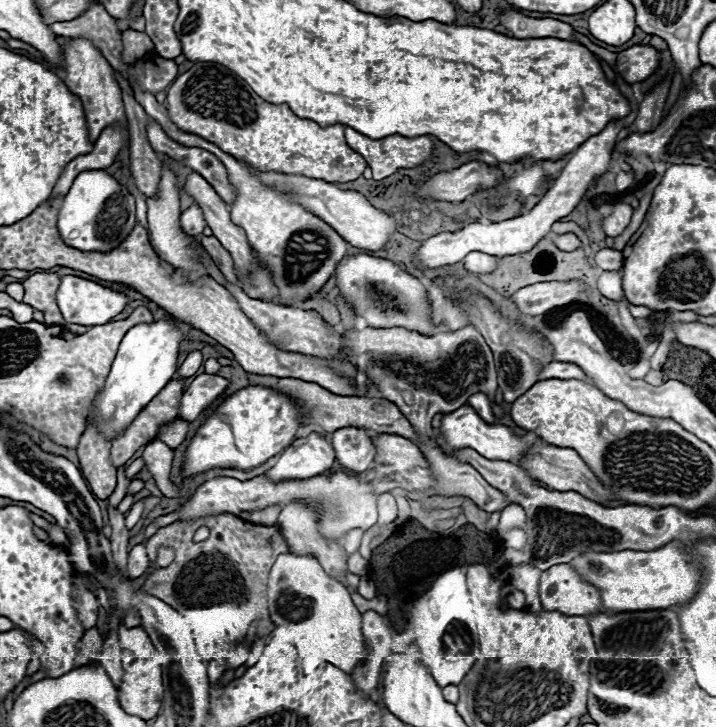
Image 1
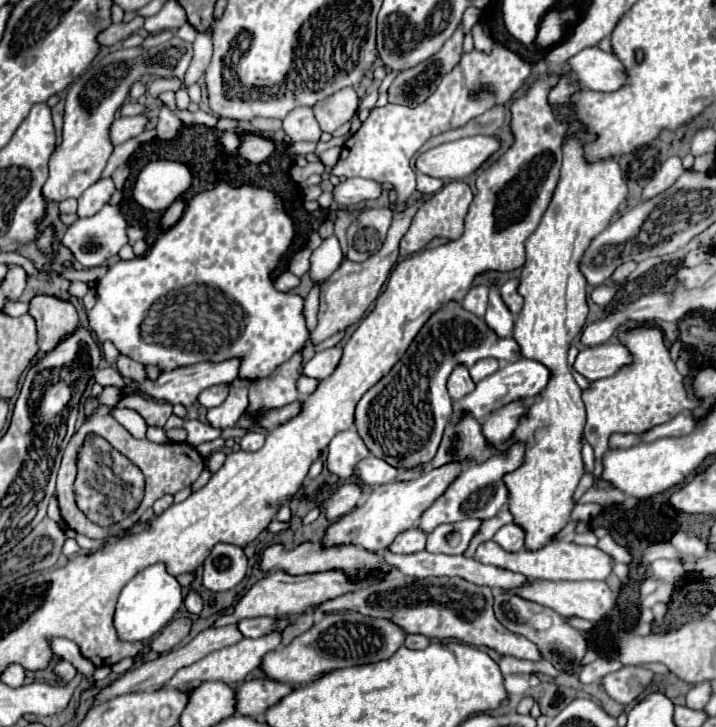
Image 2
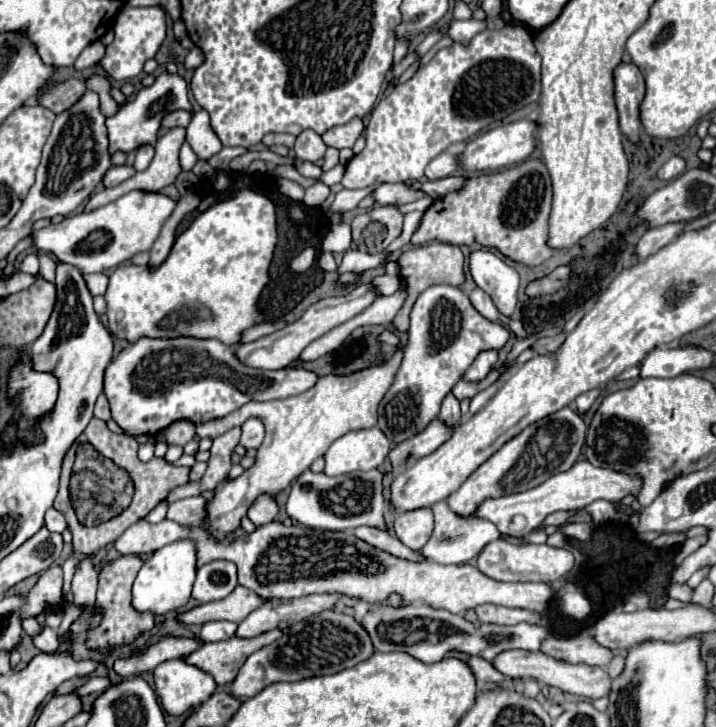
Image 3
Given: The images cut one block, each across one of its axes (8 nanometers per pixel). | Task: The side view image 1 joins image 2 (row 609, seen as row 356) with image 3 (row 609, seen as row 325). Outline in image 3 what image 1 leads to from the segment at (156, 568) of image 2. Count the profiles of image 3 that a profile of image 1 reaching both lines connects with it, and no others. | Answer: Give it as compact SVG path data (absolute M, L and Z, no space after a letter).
M176 540L164 548L158 548L148 562L144 562L144 566L140 568L134 586L132 586L132 606L140 612L154 612L154 614L166 614L170 610L178 610L182 608L188 600L190 600L190 592L192 592L192 584L196 578L196 544L192 540Z

